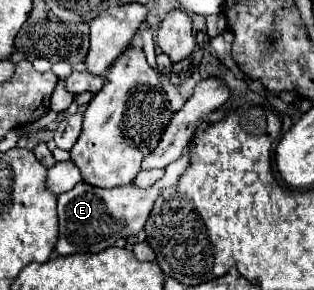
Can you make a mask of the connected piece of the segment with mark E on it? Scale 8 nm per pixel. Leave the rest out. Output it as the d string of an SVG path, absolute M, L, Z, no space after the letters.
M186 147L184 155L166 167L166 175L148 189L136 189L132 185L114 187L114 189L102 189L102 187L98 189L88 183L78 183L72 191L58 195L58 223L60 223L58 227L60 229L58 229L58 241L56 241L54 253L56 255L98 253L102 249L112 247L114 241L120 237L140 233L144 229L148 213L150 213L154 201L158 199L160 191L164 187L176 185L178 177L188 167L188 163L190 163L188 149L190 147Z

